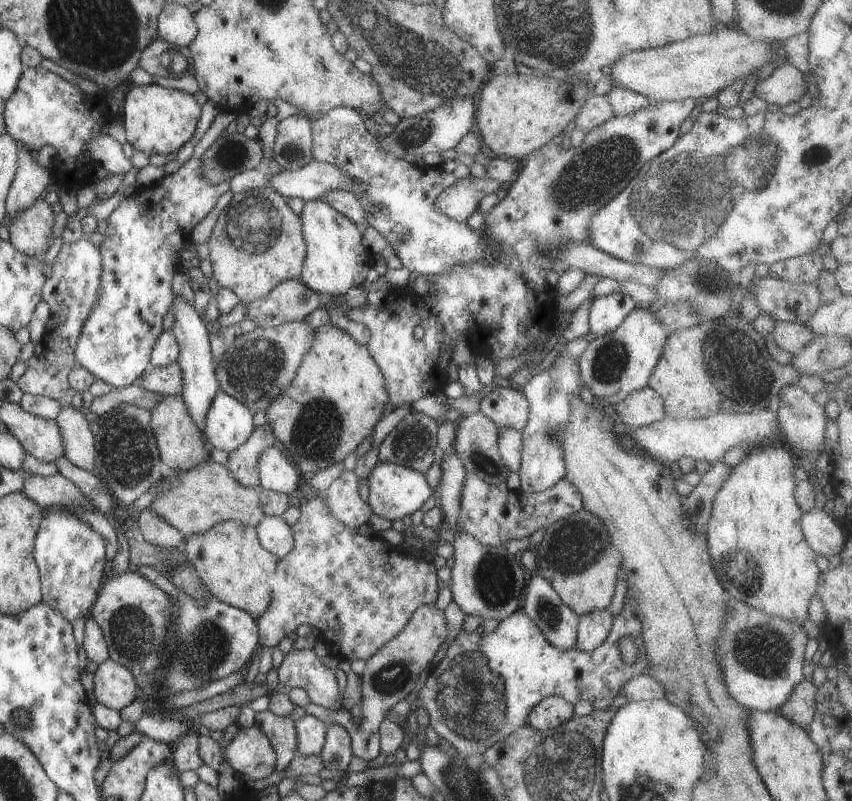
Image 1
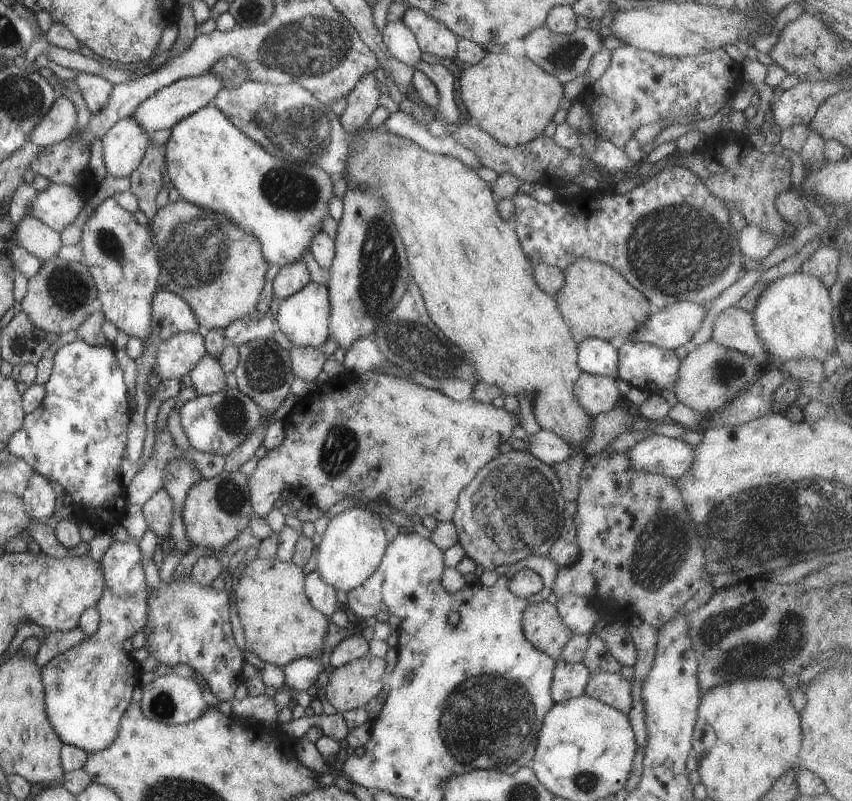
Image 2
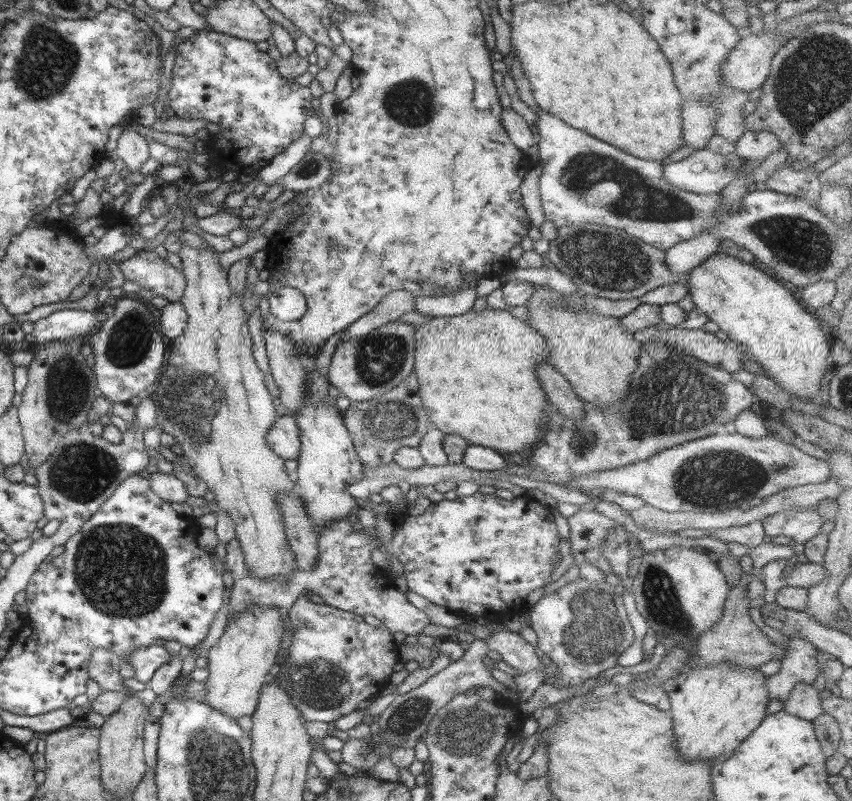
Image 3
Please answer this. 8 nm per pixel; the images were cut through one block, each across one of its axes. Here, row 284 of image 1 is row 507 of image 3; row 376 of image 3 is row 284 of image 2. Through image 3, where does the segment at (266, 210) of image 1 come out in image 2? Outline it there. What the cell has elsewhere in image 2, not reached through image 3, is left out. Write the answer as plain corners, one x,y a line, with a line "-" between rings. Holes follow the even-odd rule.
183,199
168,201
158,208
147,226
159,261
159,288
175,293
189,305
201,331
224,329
255,309
263,288
263,274
269,266
263,258
259,240
251,233
237,226
229,217

